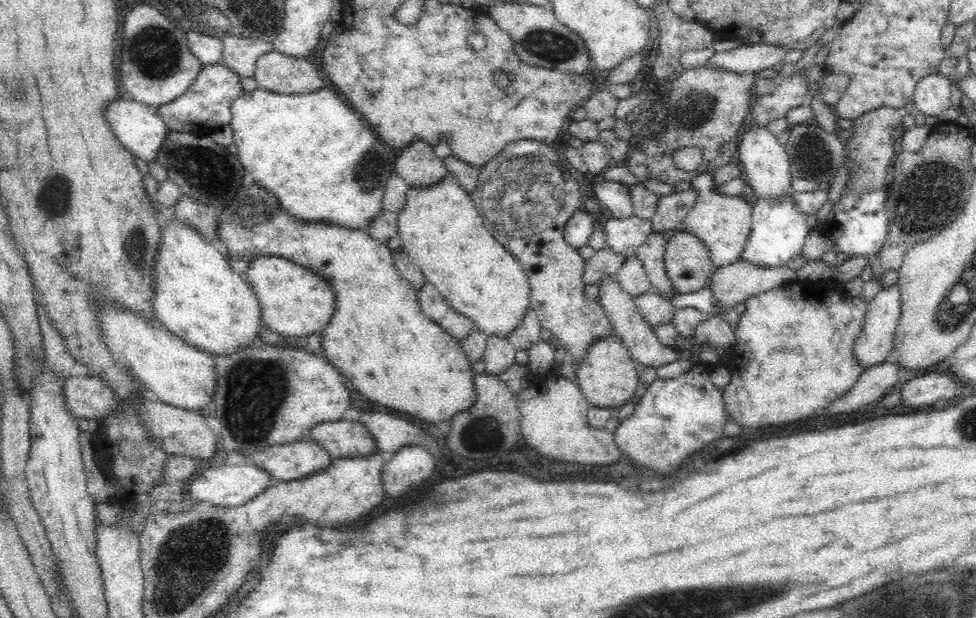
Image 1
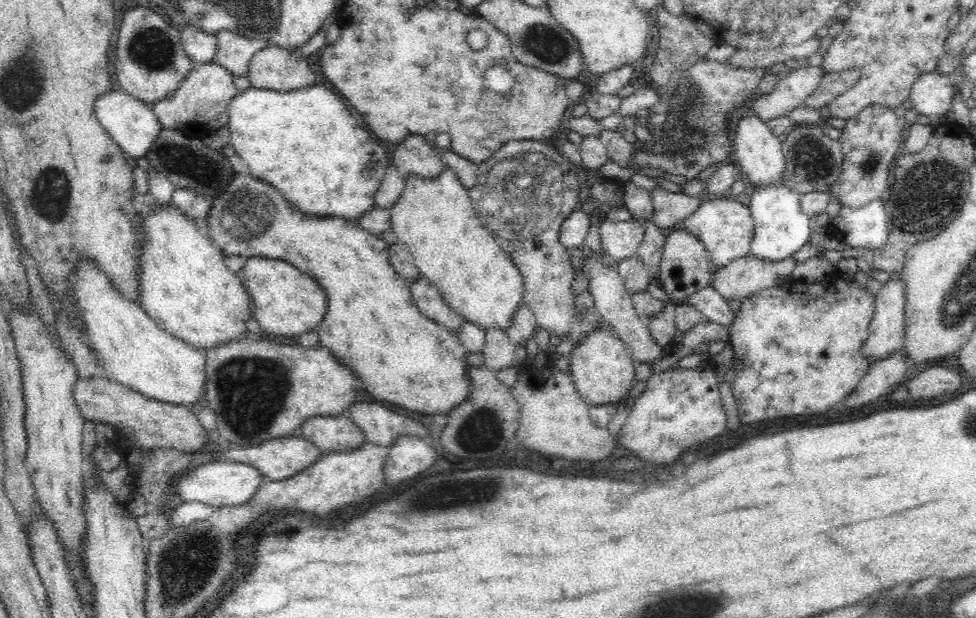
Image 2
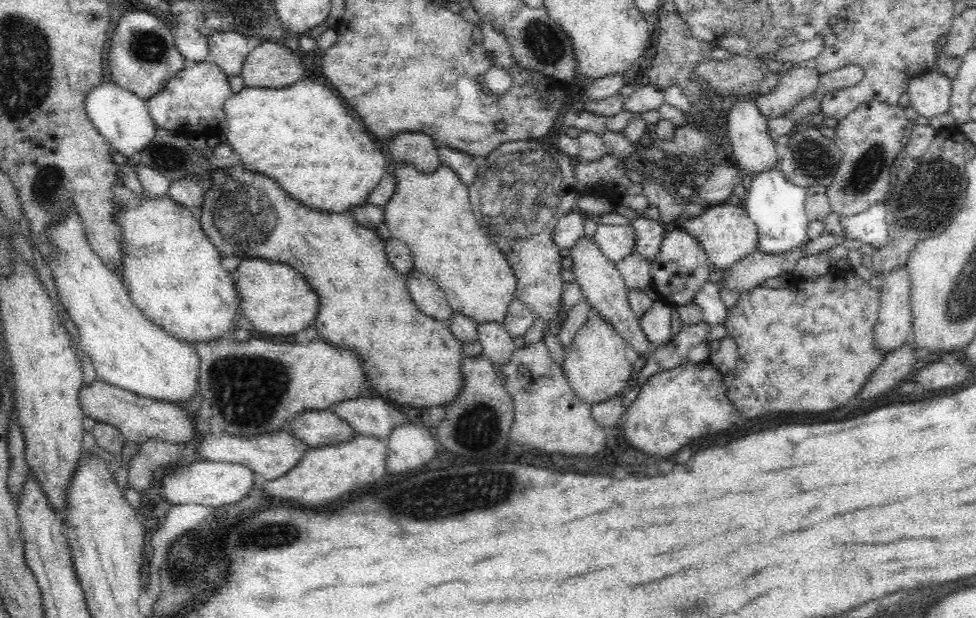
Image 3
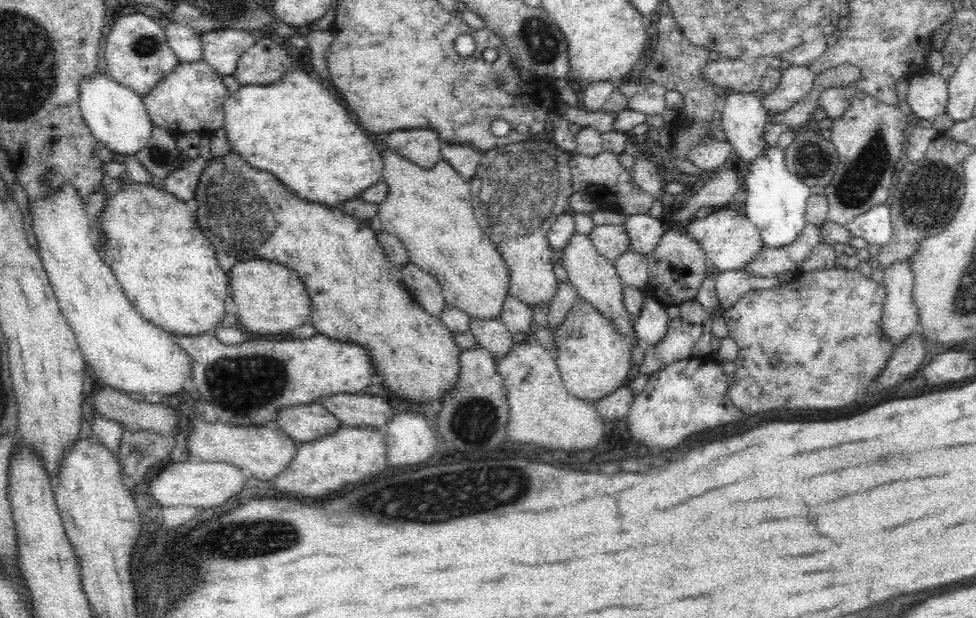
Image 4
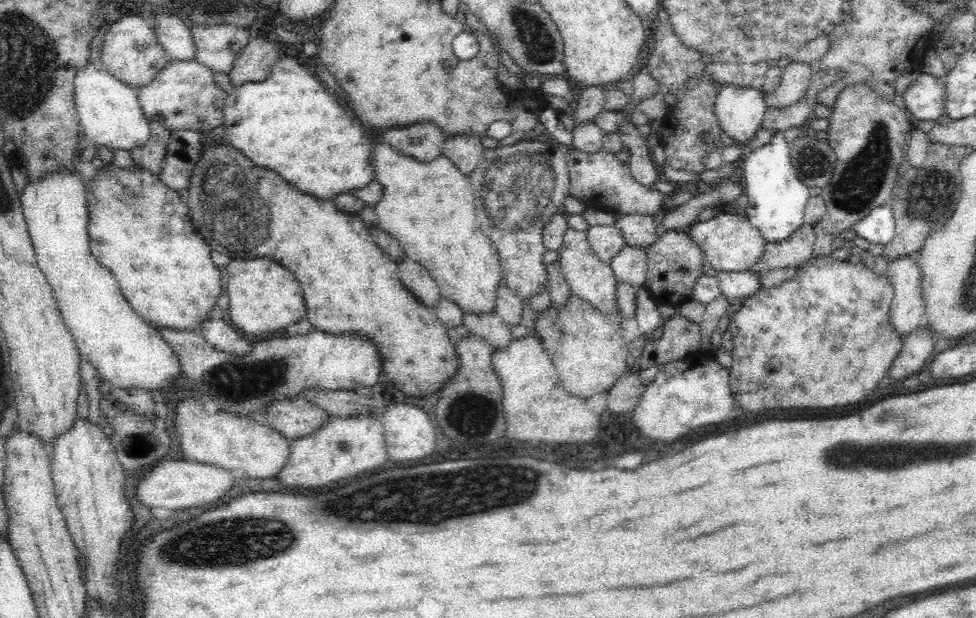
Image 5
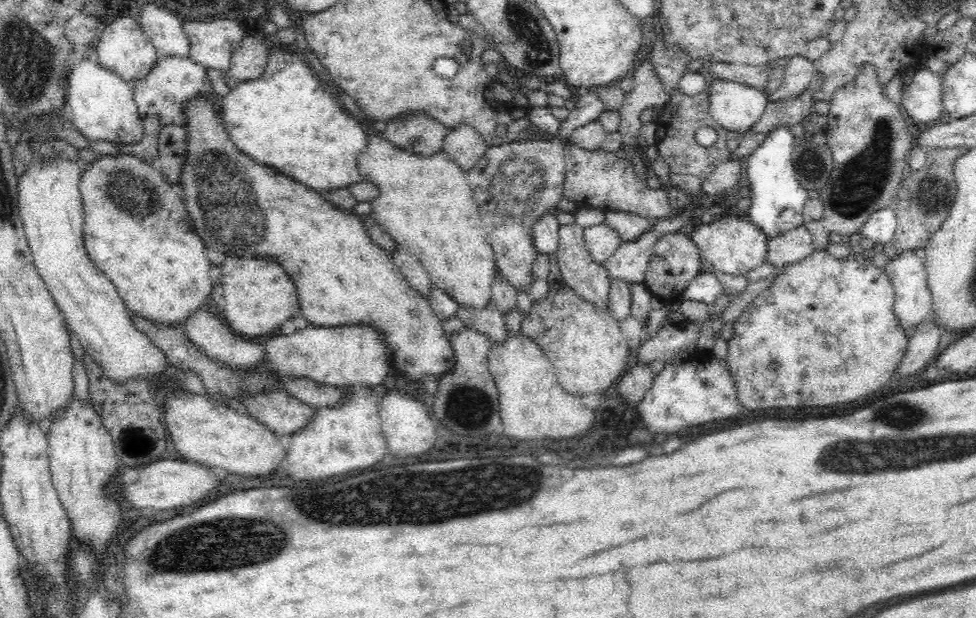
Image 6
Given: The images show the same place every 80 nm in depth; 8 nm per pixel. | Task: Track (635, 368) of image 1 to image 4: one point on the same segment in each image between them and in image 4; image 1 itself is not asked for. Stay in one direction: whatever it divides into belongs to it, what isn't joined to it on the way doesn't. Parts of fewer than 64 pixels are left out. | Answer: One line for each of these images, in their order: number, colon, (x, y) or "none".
2: (602, 373)
3: (595, 365)
4: (593, 358)

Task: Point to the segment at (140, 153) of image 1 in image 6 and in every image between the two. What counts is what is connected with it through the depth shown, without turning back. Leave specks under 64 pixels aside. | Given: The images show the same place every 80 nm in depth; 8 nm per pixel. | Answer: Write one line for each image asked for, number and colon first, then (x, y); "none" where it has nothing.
2: (132, 124)
3: (122, 118)
4: (115, 114)
5: (108, 111)
6: (101, 104)

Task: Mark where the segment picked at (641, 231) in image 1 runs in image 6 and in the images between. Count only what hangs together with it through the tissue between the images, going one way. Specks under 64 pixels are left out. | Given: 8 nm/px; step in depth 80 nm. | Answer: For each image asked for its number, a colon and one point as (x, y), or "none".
2: (619, 240)
3: (615, 241)
4: (610, 241)
5: (605, 240)
6: (601, 240)

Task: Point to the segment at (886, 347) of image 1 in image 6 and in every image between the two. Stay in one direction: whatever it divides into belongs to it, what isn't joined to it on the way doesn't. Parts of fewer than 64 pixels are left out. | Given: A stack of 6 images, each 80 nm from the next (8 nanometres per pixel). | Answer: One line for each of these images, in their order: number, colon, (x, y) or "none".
2: (887, 329)
3: (893, 328)
4: (900, 318)
5: (907, 313)
6: (913, 303)

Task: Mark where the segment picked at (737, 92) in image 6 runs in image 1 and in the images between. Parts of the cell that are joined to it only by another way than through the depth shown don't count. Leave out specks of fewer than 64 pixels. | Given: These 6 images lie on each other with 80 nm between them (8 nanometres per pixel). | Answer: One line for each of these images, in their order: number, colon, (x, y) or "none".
1: (766, 164)
2: (758, 152)
3: (747, 128)
4: (742, 115)
5: (739, 110)

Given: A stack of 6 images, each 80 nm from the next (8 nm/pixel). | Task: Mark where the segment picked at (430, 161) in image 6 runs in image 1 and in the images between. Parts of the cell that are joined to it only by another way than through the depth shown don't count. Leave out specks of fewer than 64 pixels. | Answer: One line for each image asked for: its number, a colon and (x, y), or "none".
1: (439, 227)
2: (434, 217)
3: (431, 213)
4: (428, 209)
5: (420, 207)

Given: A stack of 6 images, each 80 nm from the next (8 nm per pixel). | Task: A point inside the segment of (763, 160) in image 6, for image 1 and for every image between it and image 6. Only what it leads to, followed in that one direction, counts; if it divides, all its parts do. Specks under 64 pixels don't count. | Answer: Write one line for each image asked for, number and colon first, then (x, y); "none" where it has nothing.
1: (778, 231)
2: (781, 228)
3: (776, 204)
4: (776, 202)
5: (777, 198)

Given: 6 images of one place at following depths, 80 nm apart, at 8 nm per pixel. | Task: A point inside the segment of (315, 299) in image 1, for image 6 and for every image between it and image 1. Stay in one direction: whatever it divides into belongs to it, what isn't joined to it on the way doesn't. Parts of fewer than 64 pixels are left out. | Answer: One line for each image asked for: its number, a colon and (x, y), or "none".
2: (285, 302)
3: (274, 298)
4: (270, 298)
5: (263, 296)
6: (259, 295)

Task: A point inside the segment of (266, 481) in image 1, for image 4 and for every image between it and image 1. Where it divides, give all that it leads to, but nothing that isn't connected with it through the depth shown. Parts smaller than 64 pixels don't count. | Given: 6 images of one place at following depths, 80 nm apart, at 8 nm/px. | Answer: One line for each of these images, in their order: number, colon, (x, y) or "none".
2: (219, 483)
3: (207, 483)
4: (190, 483)

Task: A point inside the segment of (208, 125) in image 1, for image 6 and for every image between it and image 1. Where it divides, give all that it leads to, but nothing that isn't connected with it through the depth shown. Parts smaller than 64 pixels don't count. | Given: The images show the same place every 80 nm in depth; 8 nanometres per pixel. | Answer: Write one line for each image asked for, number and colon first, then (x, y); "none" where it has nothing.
2: (198, 107)
3: (192, 101)
4: (190, 98)
5: (184, 96)
6: (172, 81)

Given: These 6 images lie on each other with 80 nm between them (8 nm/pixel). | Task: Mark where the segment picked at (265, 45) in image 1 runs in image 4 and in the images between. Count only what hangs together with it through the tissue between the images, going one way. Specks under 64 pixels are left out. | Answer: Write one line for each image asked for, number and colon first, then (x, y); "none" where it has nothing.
2: (233, 51)
3: (228, 49)
4: (221, 49)

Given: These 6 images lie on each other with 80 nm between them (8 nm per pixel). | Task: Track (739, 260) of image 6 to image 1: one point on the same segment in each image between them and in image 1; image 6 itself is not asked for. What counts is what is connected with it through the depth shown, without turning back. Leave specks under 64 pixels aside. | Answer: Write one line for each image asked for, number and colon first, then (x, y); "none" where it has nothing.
1: (723, 223)
2: (725, 227)
3: (726, 233)
4: (730, 241)
5: (729, 242)

